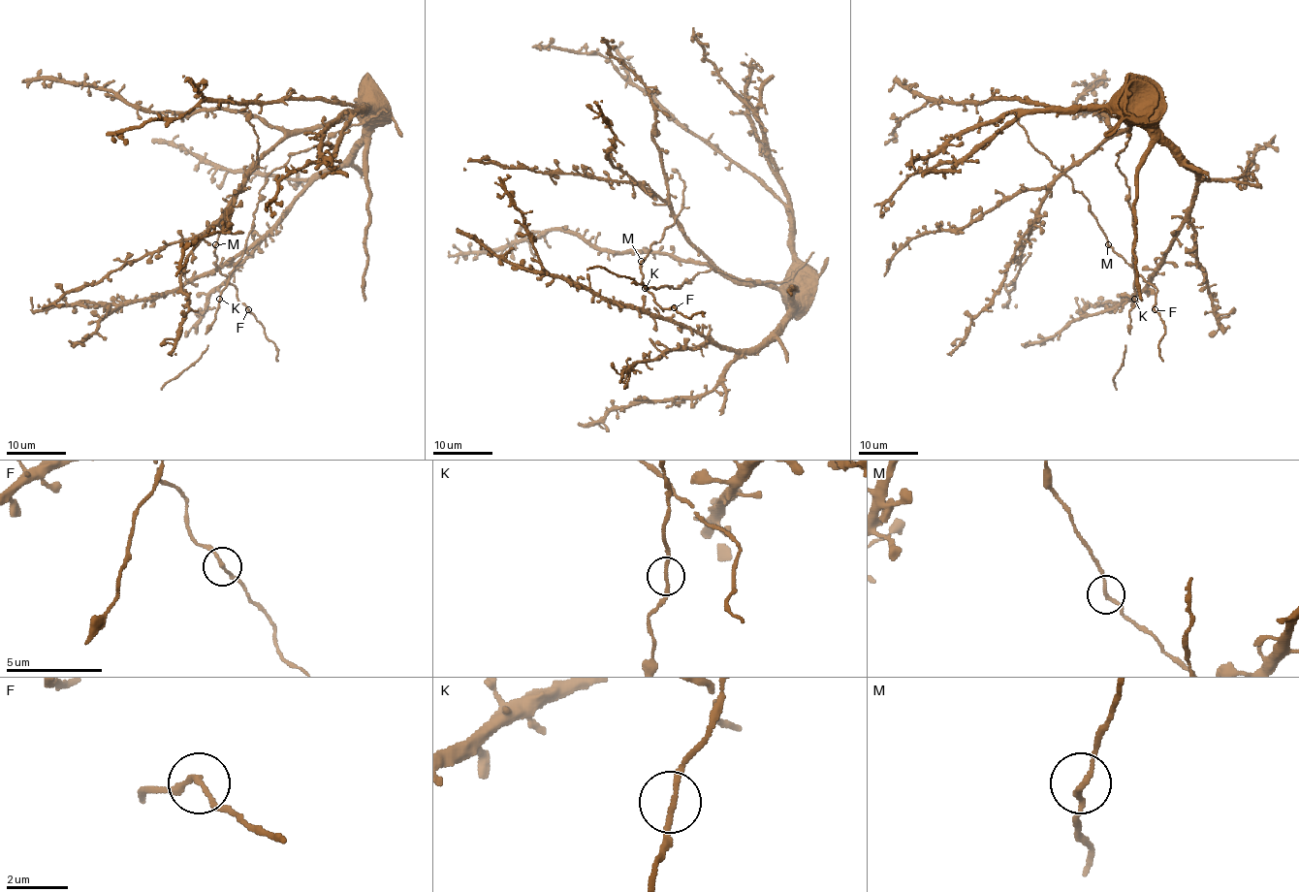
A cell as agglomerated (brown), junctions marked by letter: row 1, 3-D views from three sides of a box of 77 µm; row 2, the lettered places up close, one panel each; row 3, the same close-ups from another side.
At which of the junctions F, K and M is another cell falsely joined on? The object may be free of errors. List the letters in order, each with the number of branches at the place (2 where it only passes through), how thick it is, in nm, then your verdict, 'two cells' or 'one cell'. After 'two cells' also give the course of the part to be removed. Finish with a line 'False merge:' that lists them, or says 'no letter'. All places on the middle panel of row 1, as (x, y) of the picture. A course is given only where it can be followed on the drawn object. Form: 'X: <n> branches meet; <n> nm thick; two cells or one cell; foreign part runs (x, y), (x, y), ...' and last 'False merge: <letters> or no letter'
F: 2 branches meet; 170 nm thick; one cell
K: 2 branches meet; 160 nm thick; one cell
M: 2 branches meet; 170 nm thick; one cell
False merge: no letter

